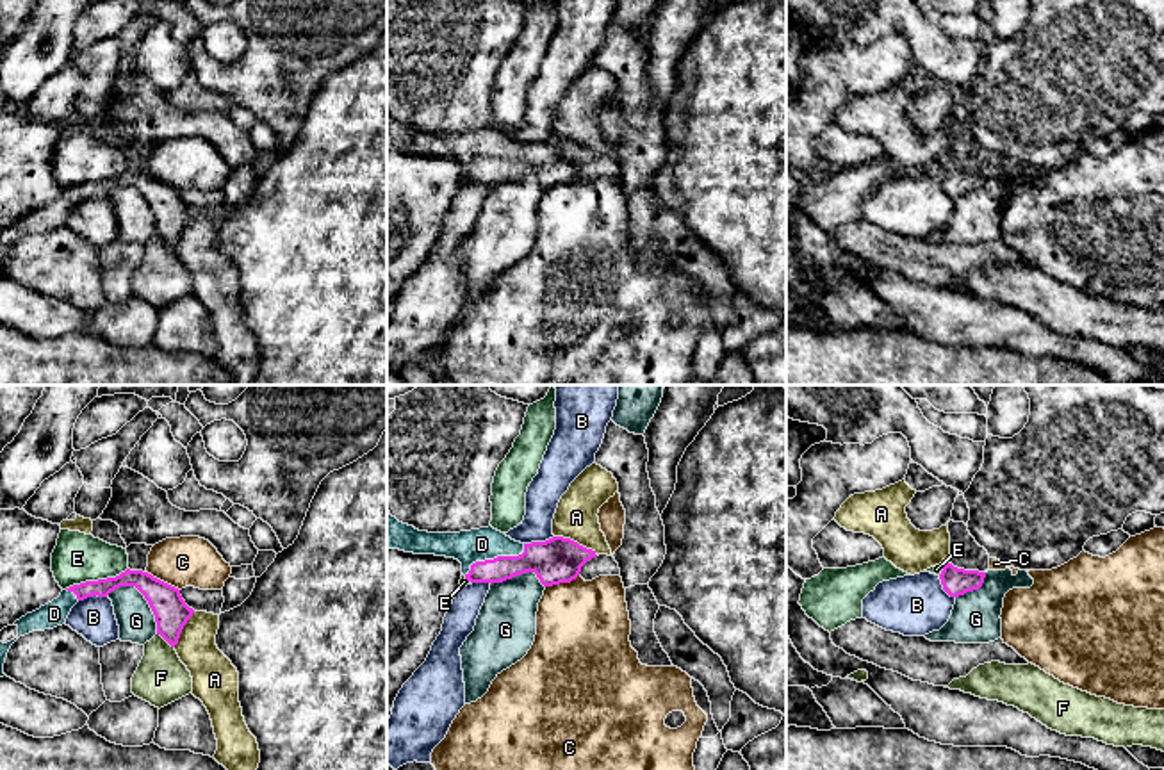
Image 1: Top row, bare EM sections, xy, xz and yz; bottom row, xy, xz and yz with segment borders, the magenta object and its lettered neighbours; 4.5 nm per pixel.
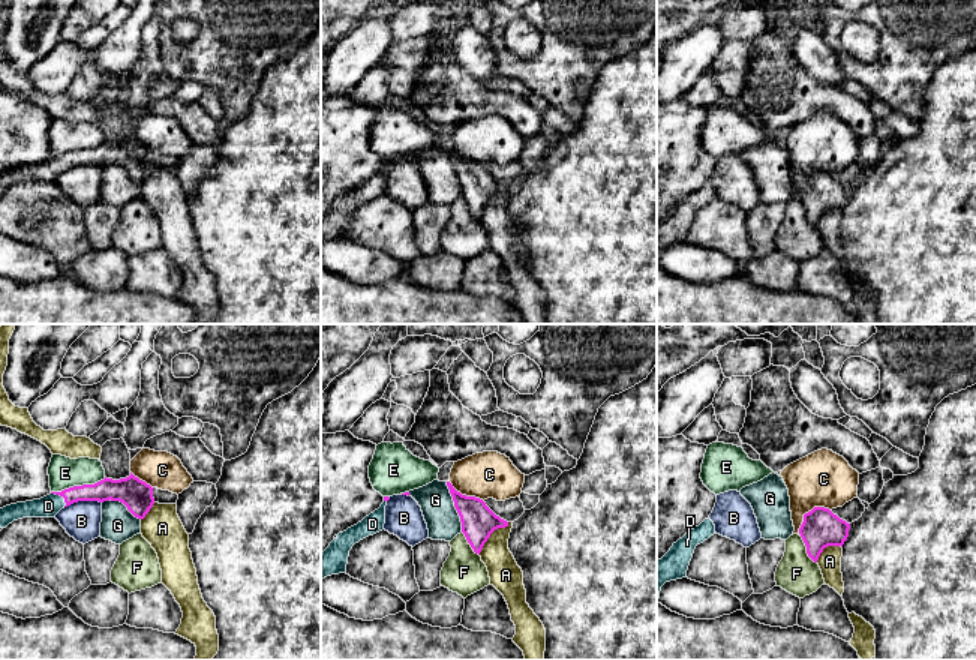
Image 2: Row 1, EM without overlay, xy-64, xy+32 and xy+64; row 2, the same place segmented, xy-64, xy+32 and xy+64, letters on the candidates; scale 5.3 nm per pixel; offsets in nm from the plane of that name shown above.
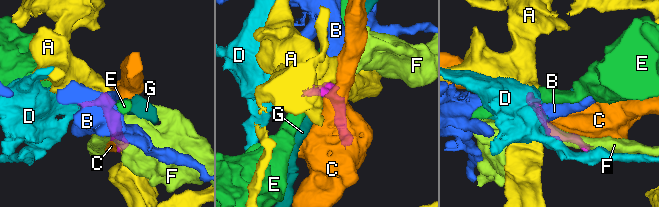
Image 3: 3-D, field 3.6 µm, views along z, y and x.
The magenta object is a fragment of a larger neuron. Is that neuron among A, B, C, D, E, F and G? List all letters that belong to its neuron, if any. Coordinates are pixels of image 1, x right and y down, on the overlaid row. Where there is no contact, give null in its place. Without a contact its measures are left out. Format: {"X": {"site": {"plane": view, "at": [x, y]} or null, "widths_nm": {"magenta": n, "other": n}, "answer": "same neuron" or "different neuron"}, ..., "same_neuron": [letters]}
{"A": {"site": {"plane": "xz", "at": [576, 542]}, "widths_nm": {"magenta": 200, "other": 190}, "answer": "different neuron"}, "B": {"site": {"plane": "xz", "at": [539, 542]}, "widths_nm": {"magenta": 200, "other": 160}, "answer": "different neuron"}, "C": {"site": {"plane": "xy", "at": [163, 581]}, "widths_nm": {"magenta": 160, "other": 220}, "answer": "different neuron"}, "D": {"site": {"plane": "xz", "at": [498, 557]}, "widths_nm": {"magenta": 200, "other": 150}, "answer": "same neuron"}, "E": {"site": {"plane": "xy", "at": [95, 581]}, "widths_nm": {"magenta": 100, "other": 220}, "answer": "different neuron"}, "F": {"site": {"plane": "xy", "at": [166, 640]}, "widths_nm": {"magenta": 160, "other": 240}, "answer": "different neuron"}, "G": {"site": {"plane": "xy", "at": [143, 594]}, "widths_nm": {"magenta": 160, "other": 170}, "answer": "different neuron"}, "same_neuron": ["D"]}

